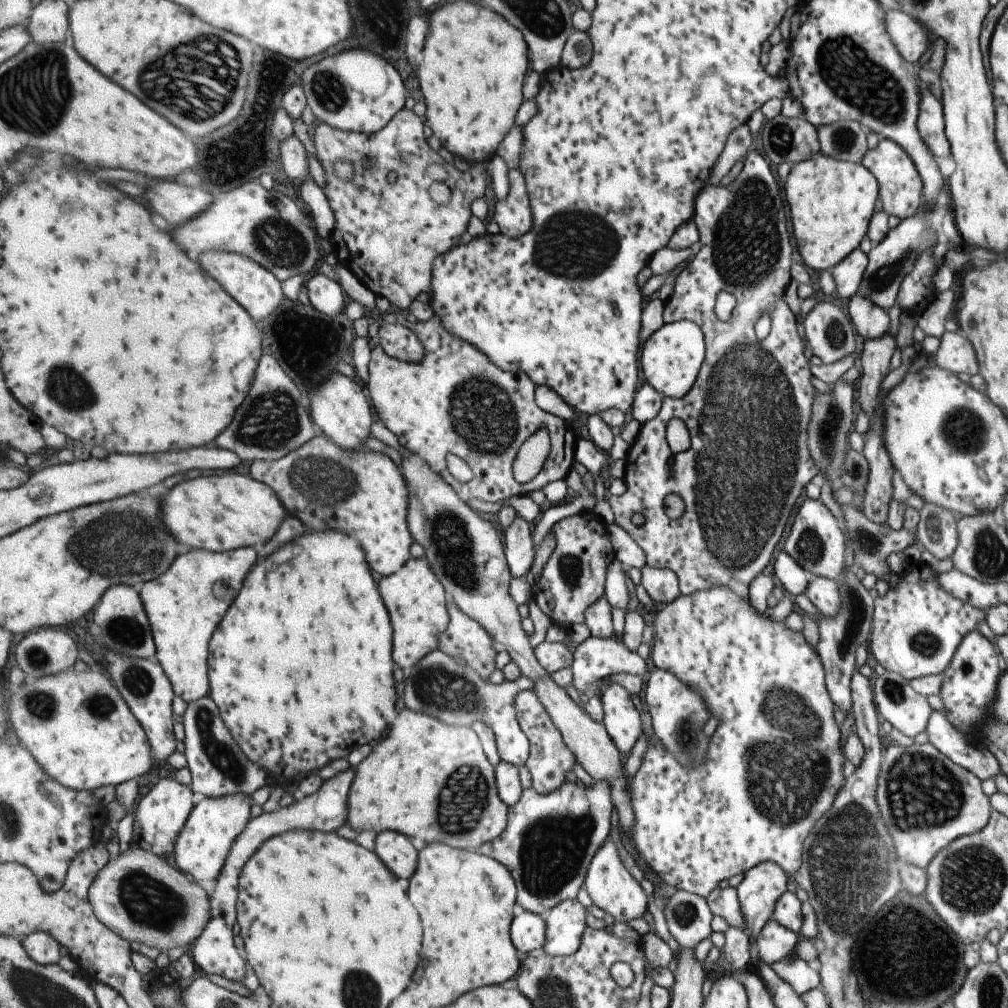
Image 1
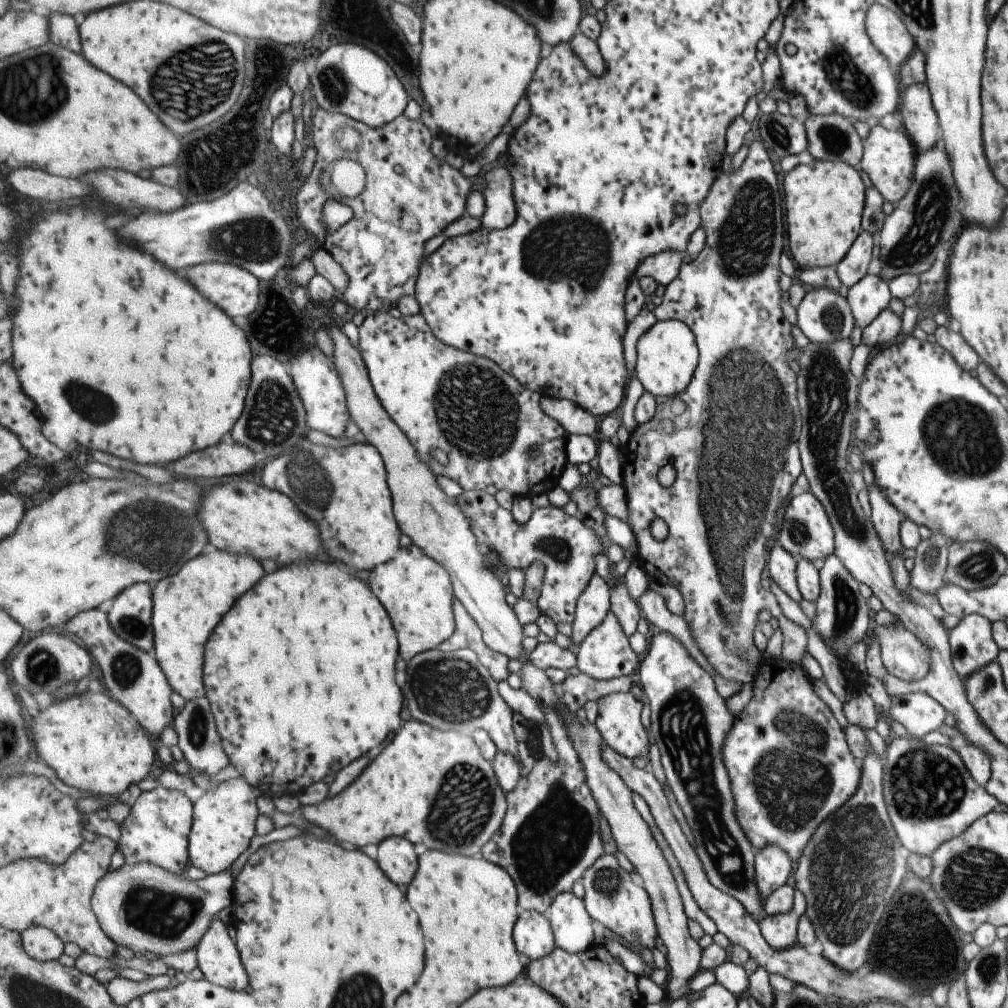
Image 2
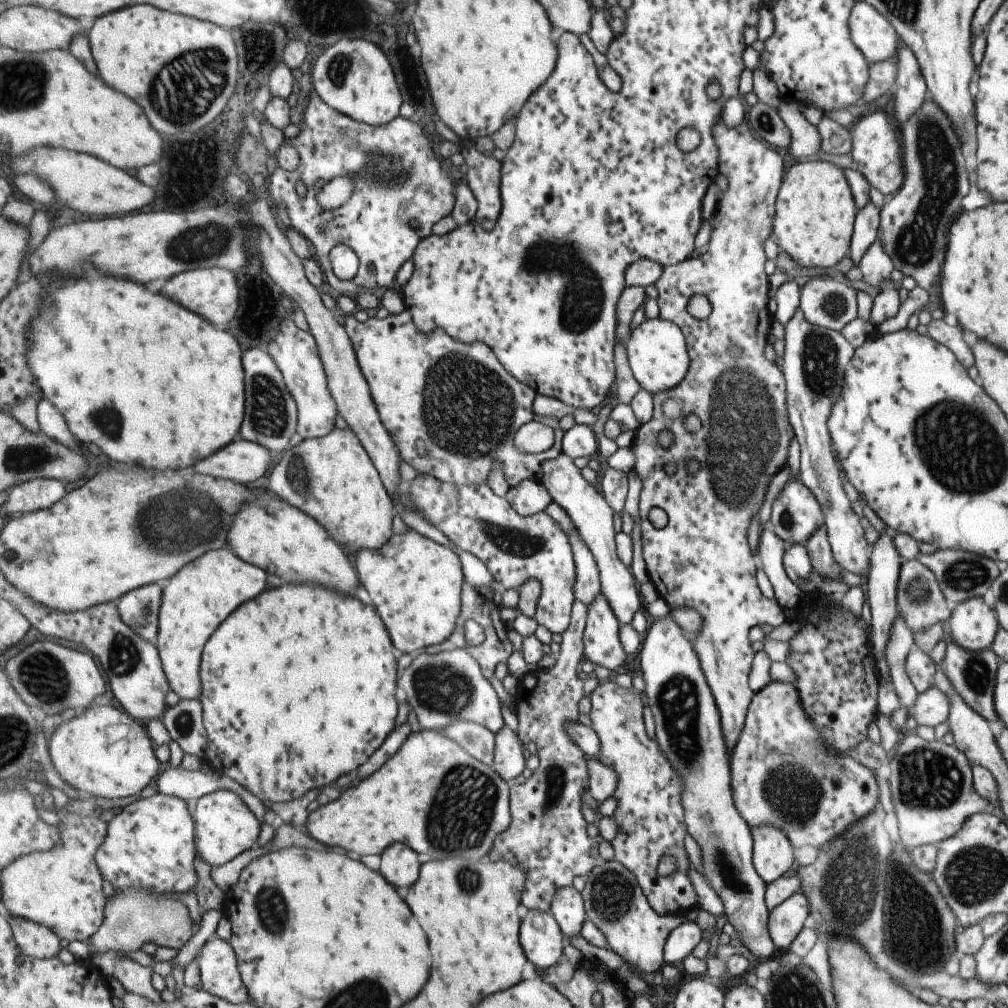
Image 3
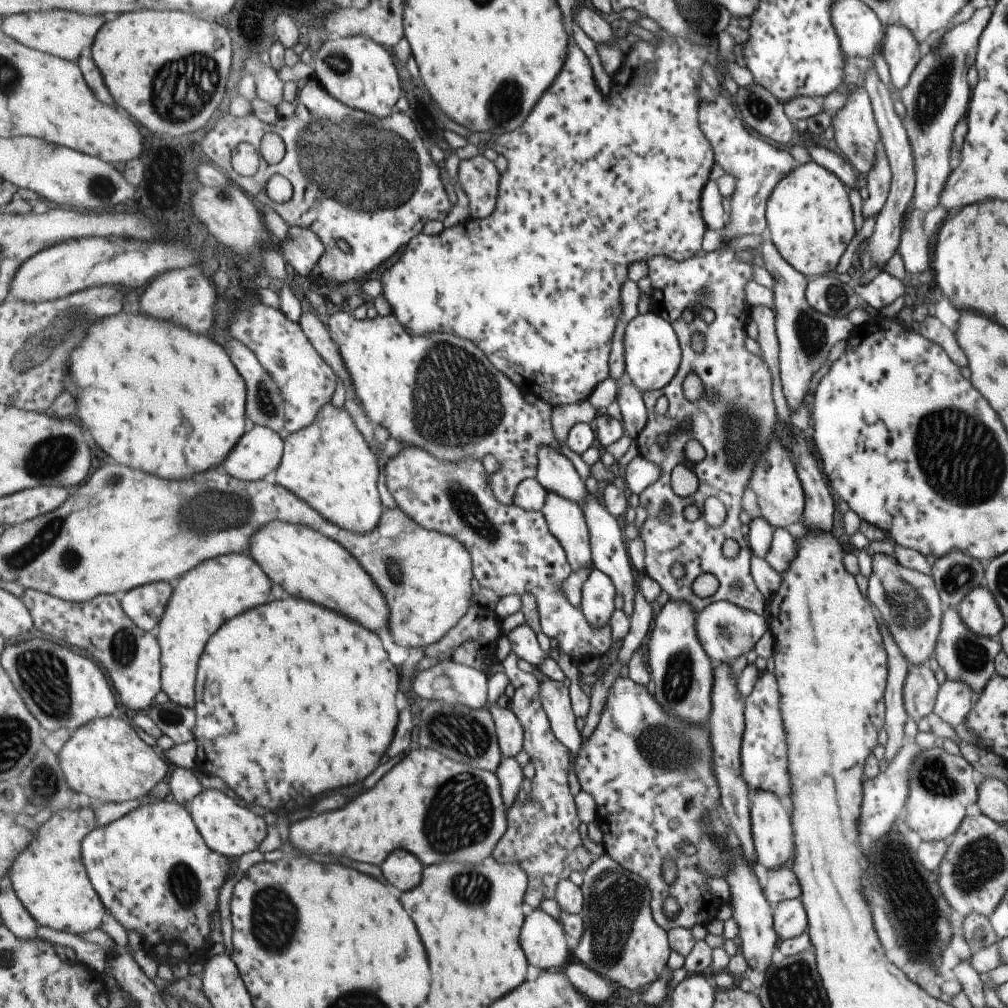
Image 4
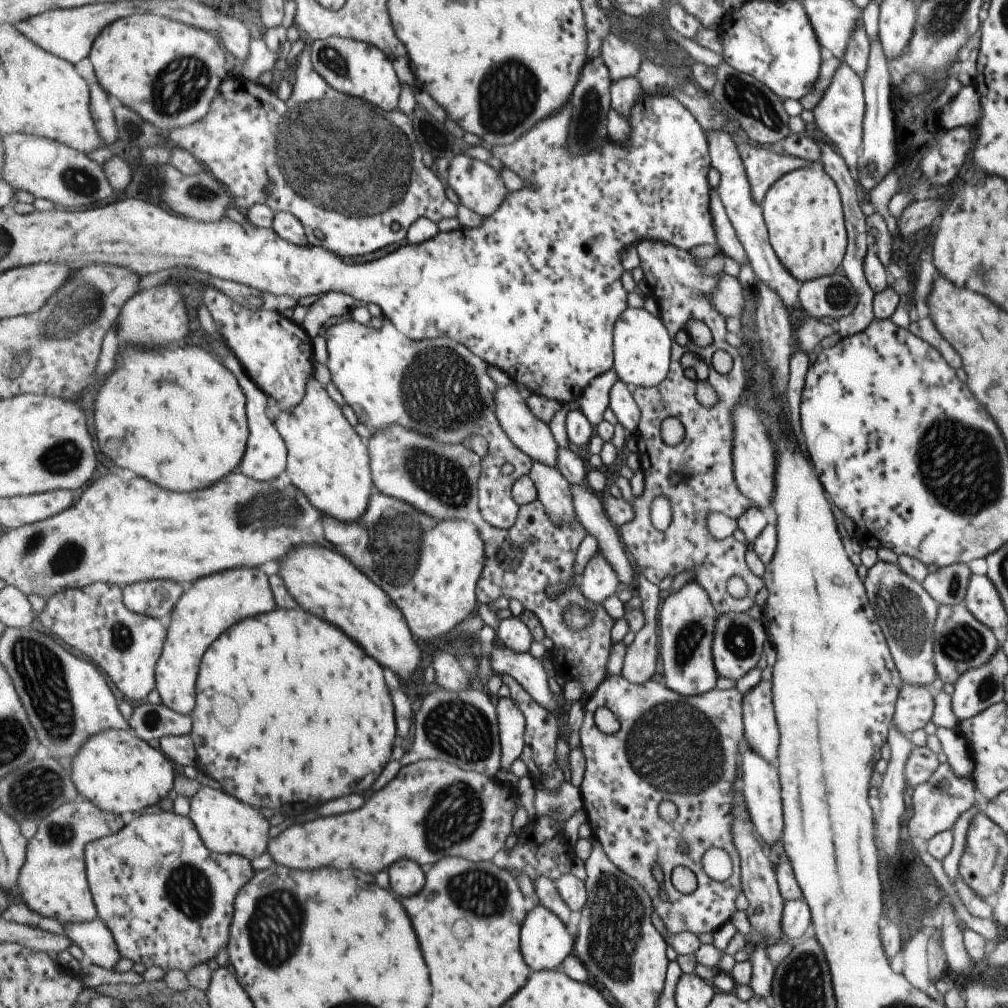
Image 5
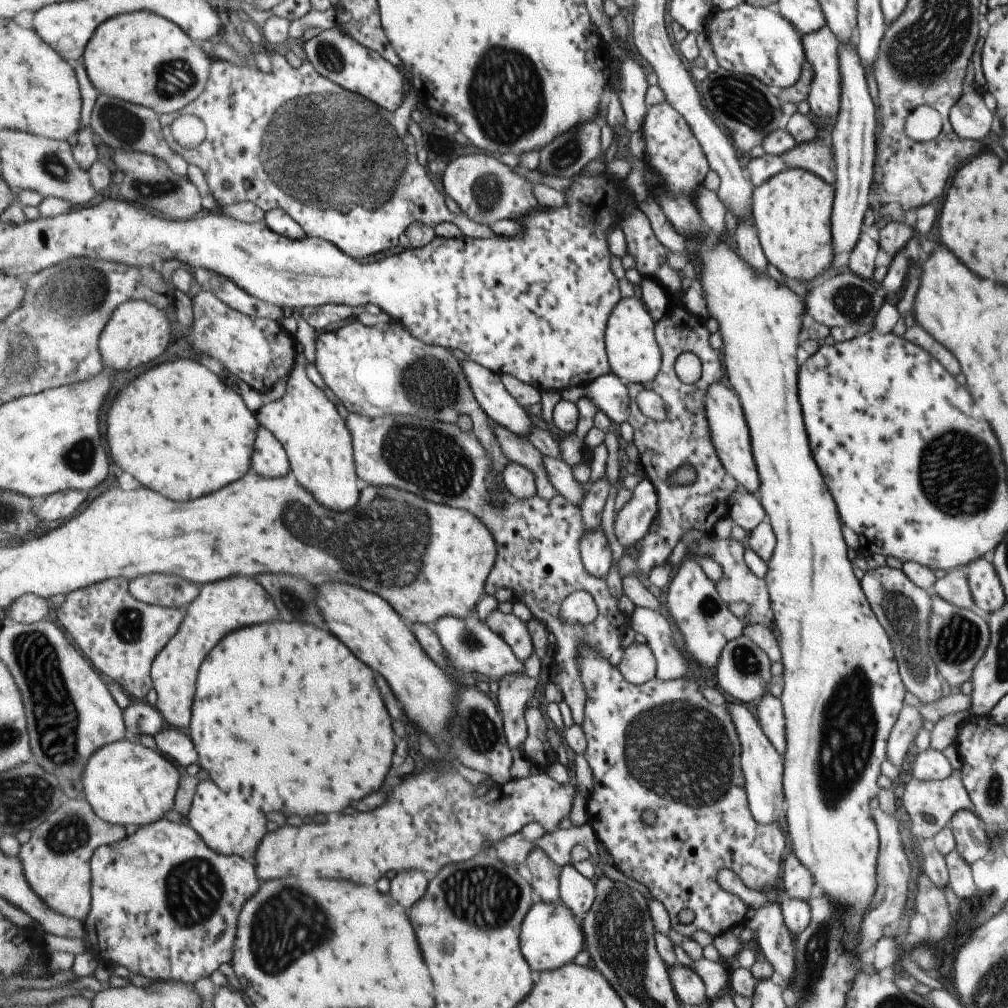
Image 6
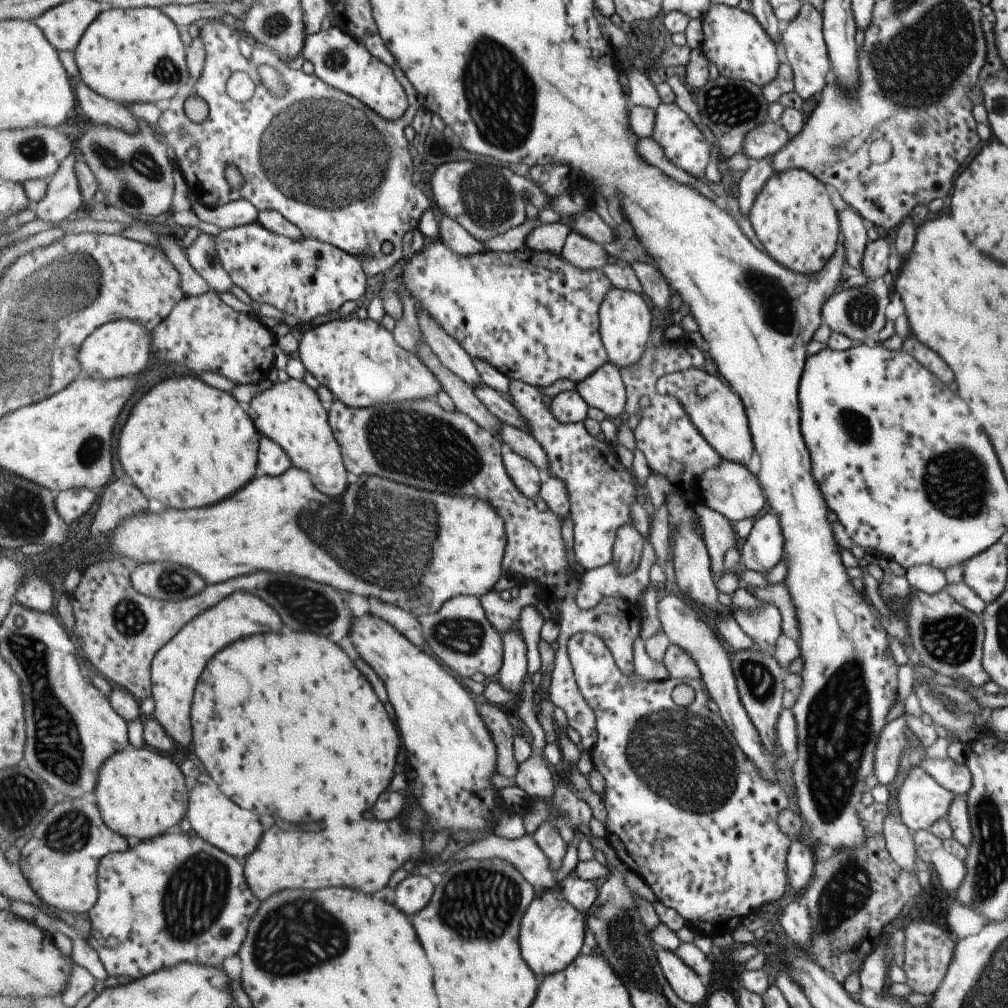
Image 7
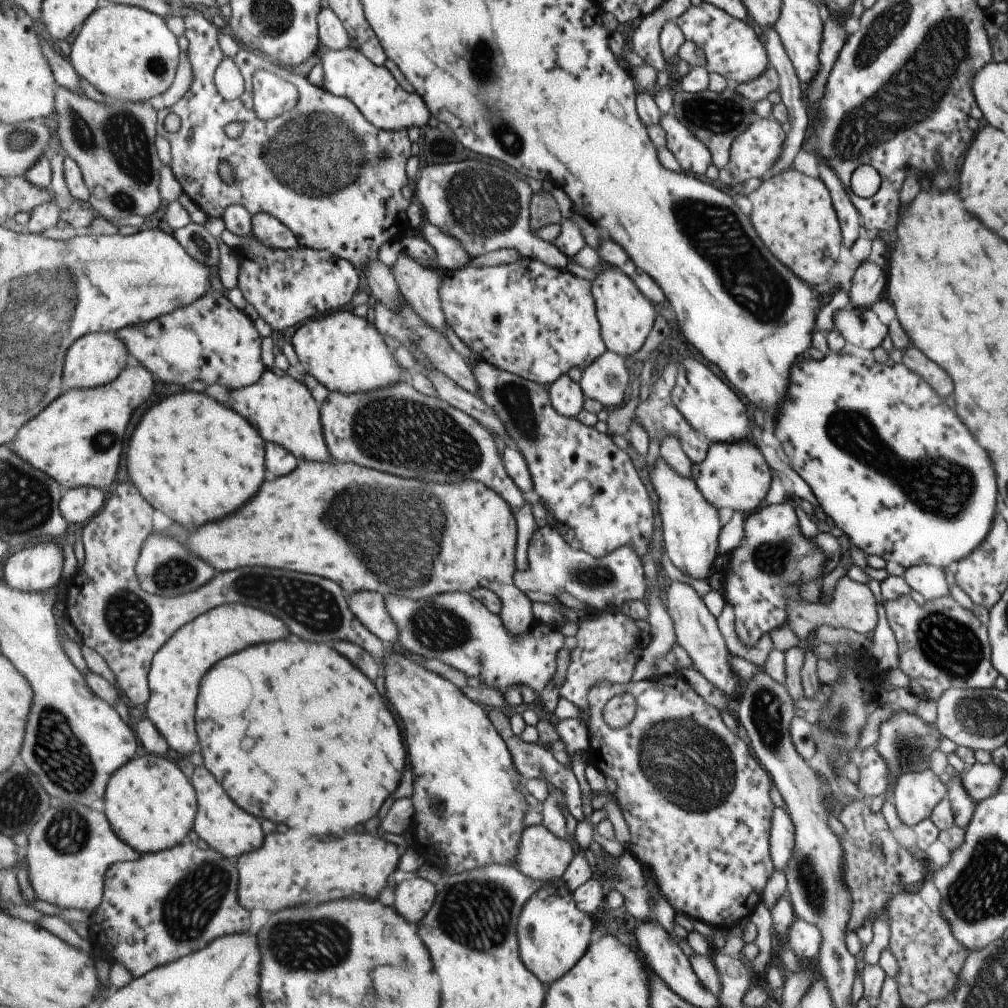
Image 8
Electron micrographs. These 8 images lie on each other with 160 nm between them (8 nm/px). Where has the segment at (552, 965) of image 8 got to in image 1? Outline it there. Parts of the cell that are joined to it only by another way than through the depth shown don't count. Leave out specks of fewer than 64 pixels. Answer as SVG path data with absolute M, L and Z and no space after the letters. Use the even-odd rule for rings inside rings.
M519 910L512 924L512 941L517 950L525 957L537 954L546 945L548 923L544 916Z

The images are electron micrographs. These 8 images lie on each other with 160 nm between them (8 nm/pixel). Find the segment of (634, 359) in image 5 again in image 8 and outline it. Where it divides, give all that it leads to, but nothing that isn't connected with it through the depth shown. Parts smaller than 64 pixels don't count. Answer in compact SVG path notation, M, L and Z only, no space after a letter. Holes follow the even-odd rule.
M613 267L601 271L592 280L592 293L596 300L598 319L608 350L625 358L629 358L637 350L641 350L657 320L658 312L651 304L652 300L642 293L635 281L627 276L627 273Z

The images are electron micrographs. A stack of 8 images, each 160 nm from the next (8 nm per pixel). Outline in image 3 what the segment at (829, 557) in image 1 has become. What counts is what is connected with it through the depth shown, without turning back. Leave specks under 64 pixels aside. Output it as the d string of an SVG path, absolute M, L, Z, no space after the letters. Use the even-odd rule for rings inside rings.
M790 477L771 502L768 527L787 546L806 542L821 525L819 503L801 481Z

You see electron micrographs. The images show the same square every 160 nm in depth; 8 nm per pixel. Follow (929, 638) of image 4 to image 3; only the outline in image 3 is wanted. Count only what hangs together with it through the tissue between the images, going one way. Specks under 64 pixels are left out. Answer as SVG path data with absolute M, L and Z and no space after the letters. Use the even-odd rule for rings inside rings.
M915 559L900 564L896 580L895 604L898 616L902 618L911 634L925 632L933 624L941 621L947 622L950 617L947 602L939 590L934 574Z

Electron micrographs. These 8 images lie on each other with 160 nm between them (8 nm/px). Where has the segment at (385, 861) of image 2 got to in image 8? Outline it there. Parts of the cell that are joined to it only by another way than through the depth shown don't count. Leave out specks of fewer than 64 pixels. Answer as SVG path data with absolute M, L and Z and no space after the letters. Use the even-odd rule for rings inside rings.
M413 877L397 886L397 910L409 922L419 922L436 903L437 888L429 880Z

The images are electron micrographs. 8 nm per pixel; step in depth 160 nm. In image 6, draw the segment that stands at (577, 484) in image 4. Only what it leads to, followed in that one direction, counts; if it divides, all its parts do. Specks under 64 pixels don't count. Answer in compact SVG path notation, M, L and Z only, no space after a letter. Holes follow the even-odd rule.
M469 358L460 361L460 365L469 380L475 398L489 418L510 428L511 432L528 438L536 427L531 424L527 412L536 410L526 408L517 402L505 388L502 377L496 372Z

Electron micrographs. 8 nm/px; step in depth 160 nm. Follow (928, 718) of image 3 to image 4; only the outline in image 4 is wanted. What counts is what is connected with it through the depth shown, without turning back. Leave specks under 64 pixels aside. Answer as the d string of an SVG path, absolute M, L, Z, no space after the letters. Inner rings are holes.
M945 679L938 686L932 712L943 722L957 726L964 721L971 710L971 702L975 702L978 696L967 683Z

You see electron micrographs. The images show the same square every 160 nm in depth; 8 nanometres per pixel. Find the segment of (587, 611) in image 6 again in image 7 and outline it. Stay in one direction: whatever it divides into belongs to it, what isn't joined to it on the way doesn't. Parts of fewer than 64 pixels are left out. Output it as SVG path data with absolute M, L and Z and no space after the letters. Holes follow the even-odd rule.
M647 542L640 567L635 572L619 574L612 564L591 568L581 576L574 599L585 610L595 608L605 597L619 597L637 603L644 594L643 590L652 584L647 573L657 562L655 547Z

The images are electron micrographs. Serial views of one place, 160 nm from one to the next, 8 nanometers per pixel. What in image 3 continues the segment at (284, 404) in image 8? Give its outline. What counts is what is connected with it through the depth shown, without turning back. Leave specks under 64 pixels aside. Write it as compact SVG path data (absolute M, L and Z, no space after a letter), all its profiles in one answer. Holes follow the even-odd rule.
M347 426L324 437L307 437L277 457L269 491L324 525L350 554L359 549L377 550L393 536L396 508L392 496L363 441Z

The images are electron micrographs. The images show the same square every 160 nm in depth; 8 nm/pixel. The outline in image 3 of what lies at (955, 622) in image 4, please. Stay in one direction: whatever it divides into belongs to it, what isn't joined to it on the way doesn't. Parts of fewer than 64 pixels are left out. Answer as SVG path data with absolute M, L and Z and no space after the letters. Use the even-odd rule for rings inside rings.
M947 625L942 630L942 640L945 642L945 654L942 660L942 672L947 677L953 690L961 697L961 700L973 712L976 712L981 718L995 722L997 720L992 705L992 692L995 682L996 668L999 660L997 655L986 648L980 651L970 651L959 646L948 633Z

